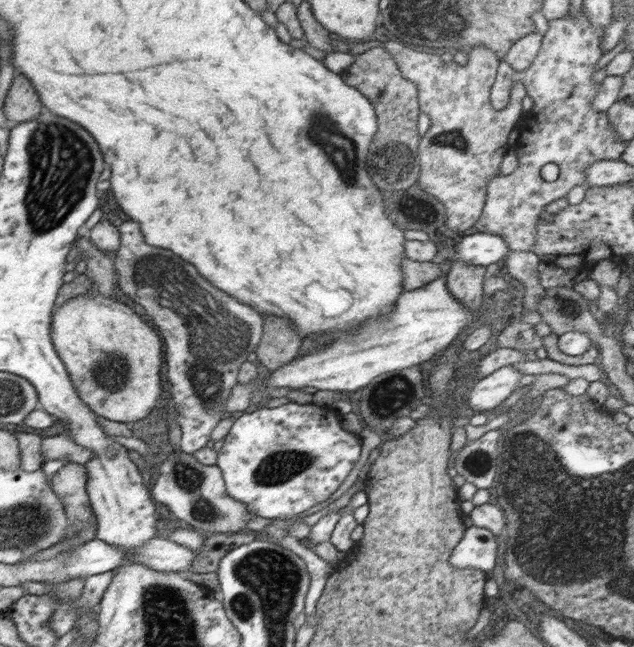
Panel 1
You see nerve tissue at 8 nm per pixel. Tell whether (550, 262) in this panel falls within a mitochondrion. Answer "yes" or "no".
no

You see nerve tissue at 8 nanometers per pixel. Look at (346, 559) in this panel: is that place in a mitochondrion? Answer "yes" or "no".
no

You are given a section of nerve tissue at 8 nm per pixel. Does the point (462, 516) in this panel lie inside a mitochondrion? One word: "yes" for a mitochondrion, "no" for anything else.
no

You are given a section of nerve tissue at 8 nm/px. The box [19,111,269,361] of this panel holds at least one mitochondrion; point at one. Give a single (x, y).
(59, 162)

